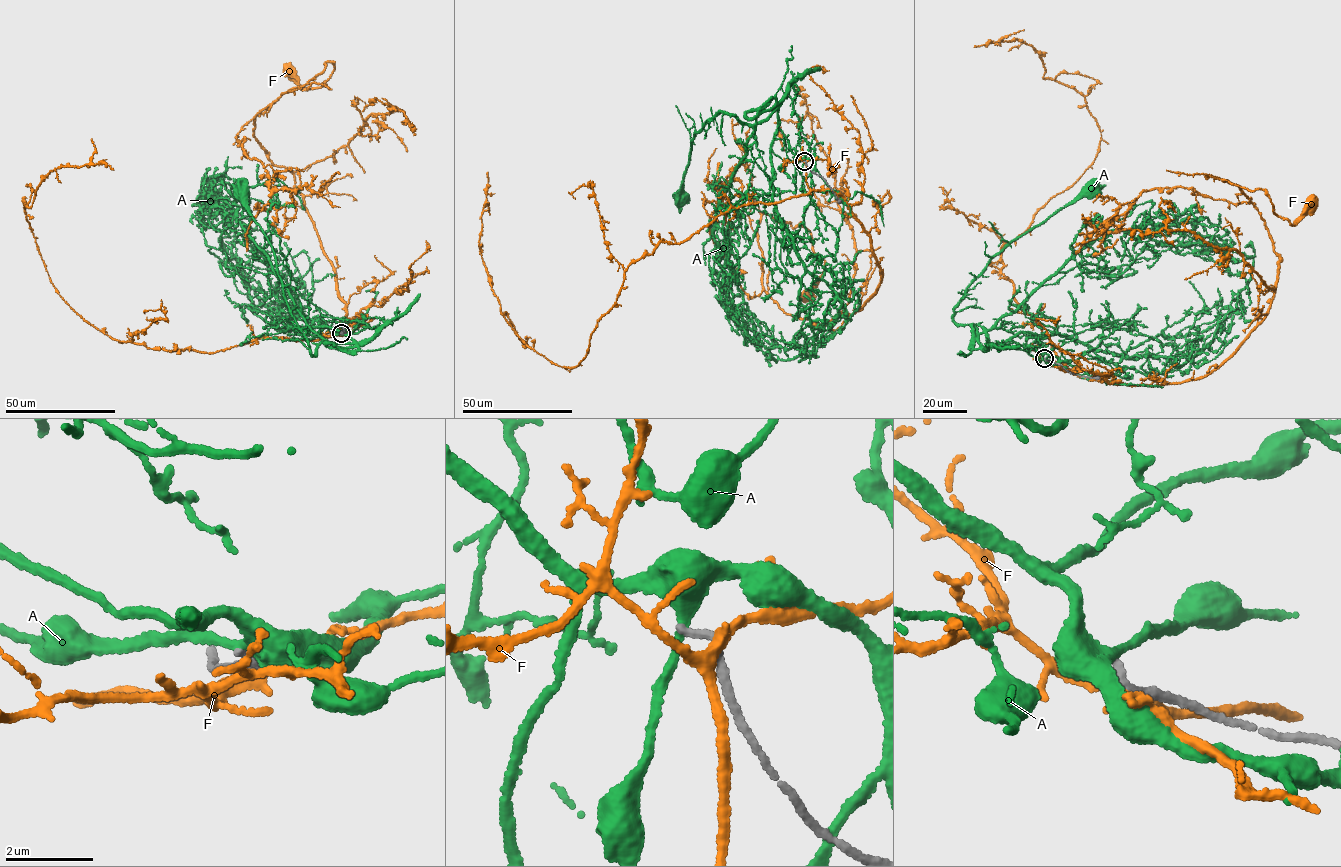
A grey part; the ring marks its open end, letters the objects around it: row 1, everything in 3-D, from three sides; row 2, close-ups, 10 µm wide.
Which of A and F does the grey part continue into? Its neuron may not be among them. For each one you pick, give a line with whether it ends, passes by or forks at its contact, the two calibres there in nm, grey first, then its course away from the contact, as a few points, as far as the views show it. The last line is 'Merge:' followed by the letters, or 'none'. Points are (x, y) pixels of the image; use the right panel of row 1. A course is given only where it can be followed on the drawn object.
Merge: none

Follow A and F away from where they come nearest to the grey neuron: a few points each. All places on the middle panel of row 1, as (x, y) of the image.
A: (804, 161), (792, 152), (778, 129), (776, 109), (752, 125), (722, 110), (695, 133), (676, 198), (681, 199)
F: (806, 161), (881, 274), (850, 314), (787, 314), (762, 286), (761, 214), (810, 233), (825, 262), (806, 294)

